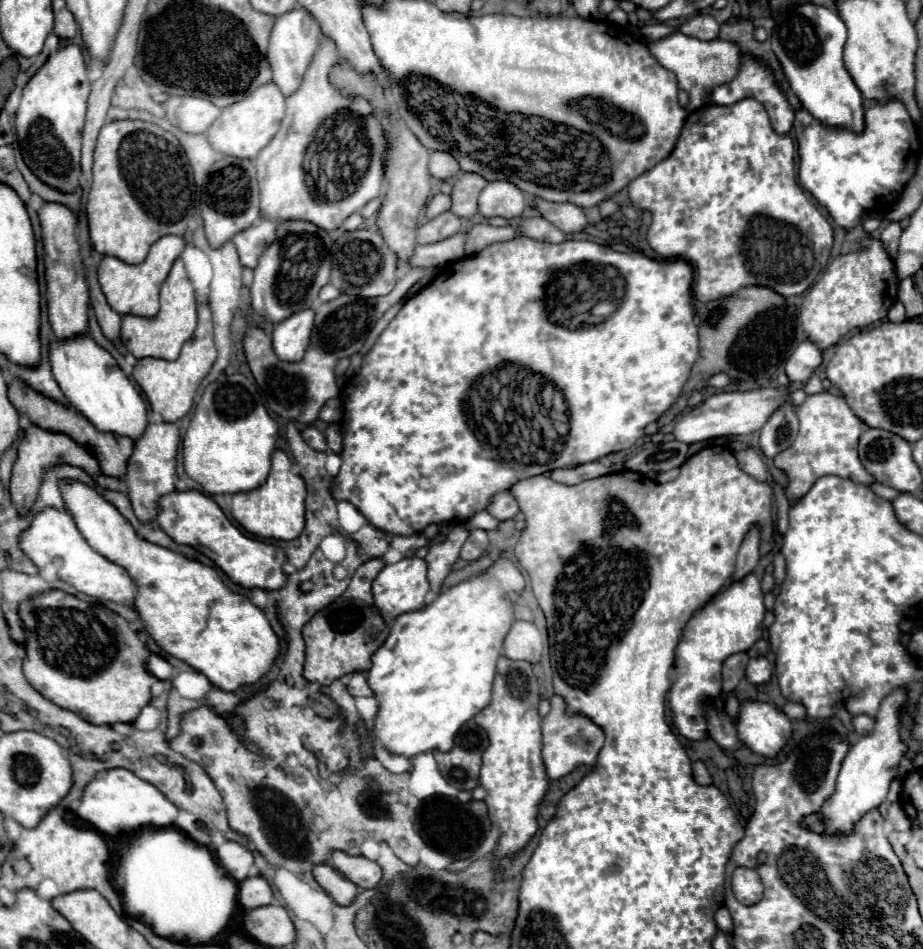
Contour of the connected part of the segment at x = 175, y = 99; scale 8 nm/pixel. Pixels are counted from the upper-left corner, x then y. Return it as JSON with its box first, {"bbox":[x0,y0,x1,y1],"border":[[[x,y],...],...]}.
{"bbox":[162,96,220,134],"border":[[[170,96],[162,106],[170,124],[188,134],[206,132],[208,126],[220,116],[220,108],[196,96]]]}

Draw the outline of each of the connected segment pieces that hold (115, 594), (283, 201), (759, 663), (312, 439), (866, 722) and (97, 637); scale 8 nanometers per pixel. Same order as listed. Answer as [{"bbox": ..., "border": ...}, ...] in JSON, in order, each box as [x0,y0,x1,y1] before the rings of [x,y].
[{"bbox":[20,508,134,602],"border":[[[44,508],[32,518],[32,524],[20,532],[20,550],[36,564],[36,568],[44,568],[54,564],[58,568],[60,580],[74,586],[78,592],[88,594],[98,600],[112,602],[128,602],[134,600],[134,582],[124,568],[106,560],[102,554],[92,550],[84,536],[78,532],[72,516],[66,510]]]},{"bbox":[256,36,390,230],"border":[[[322,36],[320,48],[308,66],[300,88],[286,98],[286,116],[272,142],[260,150],[256,172],[260,184],[260,210],[270,220],[308,220],[322,230],[336,230],[354,212],[362,210],[372,198],[384,190],[384,160],[390,140],[382,120],[374,114],[372,104],[364,96],[348,96],[330,84],[330,70],[340,64],[336,44]]]},{"bbox":[746,656,772,684],"border":[[[758,656],[758,658],[752,658],[746,666],[746,678],[748,682],[752,684],[764,684],[770,680],[770,672],[772,672],[772,666],[768,662],[768,658],[764,656]]]},{"bbox":[302,426,328,452],"border":[[[306,426],[306,428],[302,430],[302,436],[304,436],[304,442],[306,442],[310,448],[320,450],[320,452],[326,452],[326,450],[328,450],[324,434],[322,434],[320,430],[316,430],[314,426]]]},{"bbox":[852,714,874,736],"border":[[[858,714],[858,716],[852,718],[852,726],[860,736],[864,736],[874,728],[874,720],[870,716],[866,716],[866,714]]]},{"bbox":[18,590,156,724],"border":[[[62,590],[40,592],[24,600],[18,608],[18,616],[22,618],[26,628],[24,676],[32,688],[36,688],[56,706],[76,712],[80,716],[88,716],[84,720],[92,724],[114,724],[132,722],[150,702],[150,688],[156,678],[146,670],[144,660],[148,658],[148,652],[138,634],[128,628],[128,622],[122,616],[114,614],[106,606],[90,606],[88,602]]]}]

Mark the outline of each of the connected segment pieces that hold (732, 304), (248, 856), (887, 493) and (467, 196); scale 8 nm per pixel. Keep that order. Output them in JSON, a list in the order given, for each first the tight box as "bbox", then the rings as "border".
[{"bbox":[684,288,796,396],"border":[[[740,288],[736,294],[716,302],[696,304],[696,312],[700,316],[700,358],[692,366],[692,374],[684,386],[686,396],[692,390],[702,390],[706,380],[716,372],[744,378],[744,382],[768,380],[782,366],[794,344],[796,312],[790,310],[786,298],[772,288]]]},{"bbox":[216,842,254,882],"border":[[[224,842],[216,850],[216,858],[224,866],[224,870],[228,872],[228,876],[234,878],[234,880],[238,880],[238,882],[248,876],[248,870],[250,870],[250,866],[254,862],[252,852],[248,852],[238,842]]]},{"bbox":[872,482,900,502],"border":[[[878,482],[872,486],[872,490],[874,490],[880,498],[886,498],[886,500],[890,500],[890,502],[896,500],[896,496],[900,496],[900,492],[898,492],[896,488],[890,488],[890,486],[884,486],[884,484],[878,484]]]},{"bbox":[450,172,486,216],"border":[[[460,172],[458,180],[452,188],[452,208],[450,212],[456,216],[472,216],[476,214],[476,200],[482,188],[486,186],[486,180],[482,176],[476,176],[472,172]]]}]

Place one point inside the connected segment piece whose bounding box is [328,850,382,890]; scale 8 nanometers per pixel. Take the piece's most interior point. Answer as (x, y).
(364, 873)

